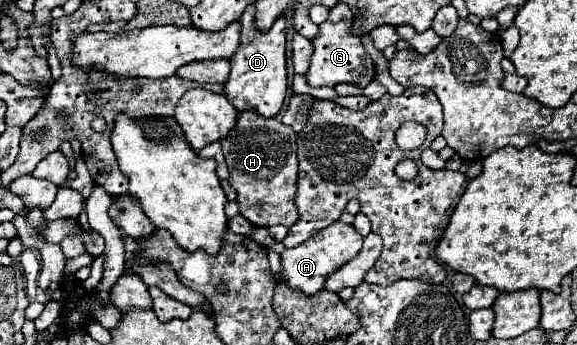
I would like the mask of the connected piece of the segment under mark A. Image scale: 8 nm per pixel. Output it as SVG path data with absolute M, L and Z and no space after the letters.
M335 221L329 227L321 229L317 235L313 235L309 241L301 243L299 247L285 249L281 253L281 271L273 273L277 283L285 283L291 289L303 291L305 295L313 295L323 289L325 279L337 271L343 263L353 259L363 245L363 237L355 231L353 225L347 225L343 221Z

